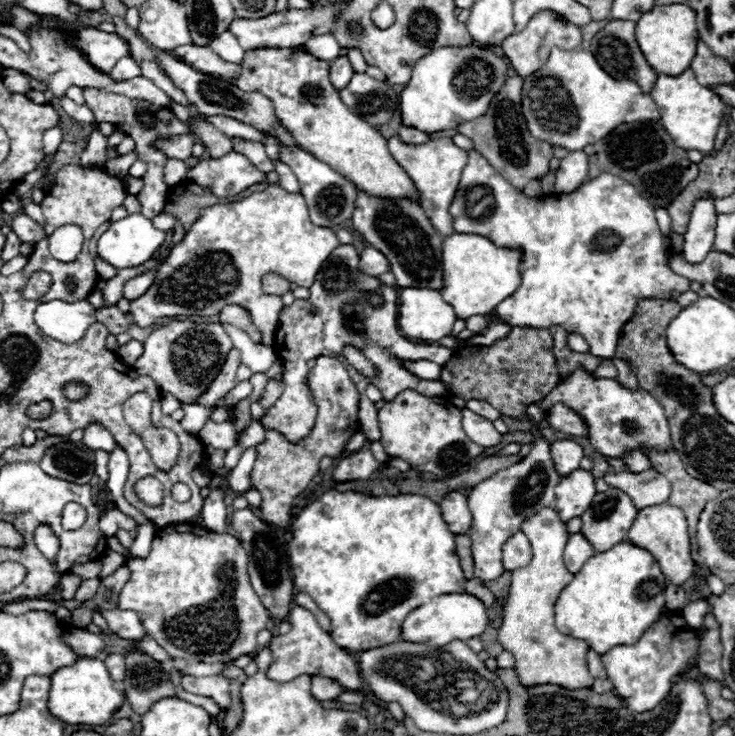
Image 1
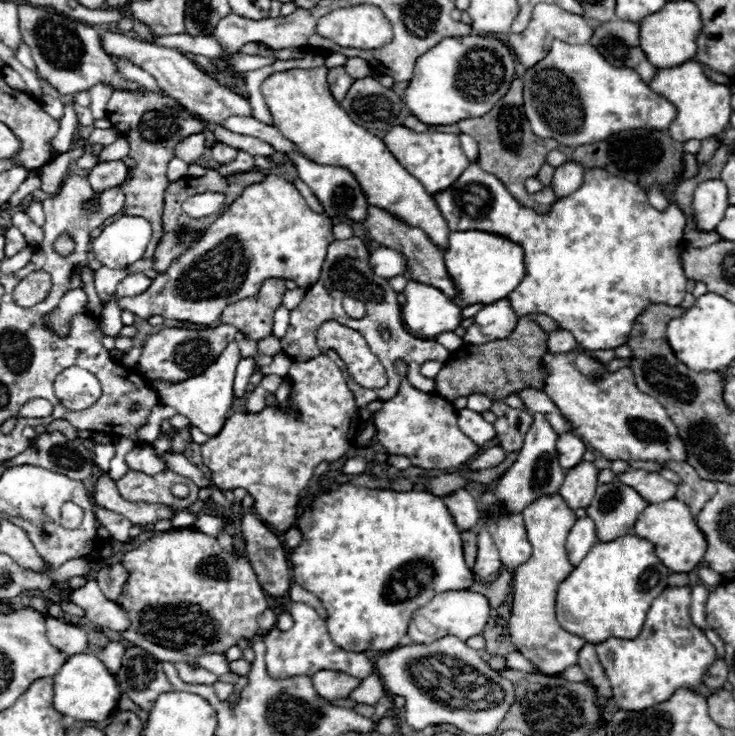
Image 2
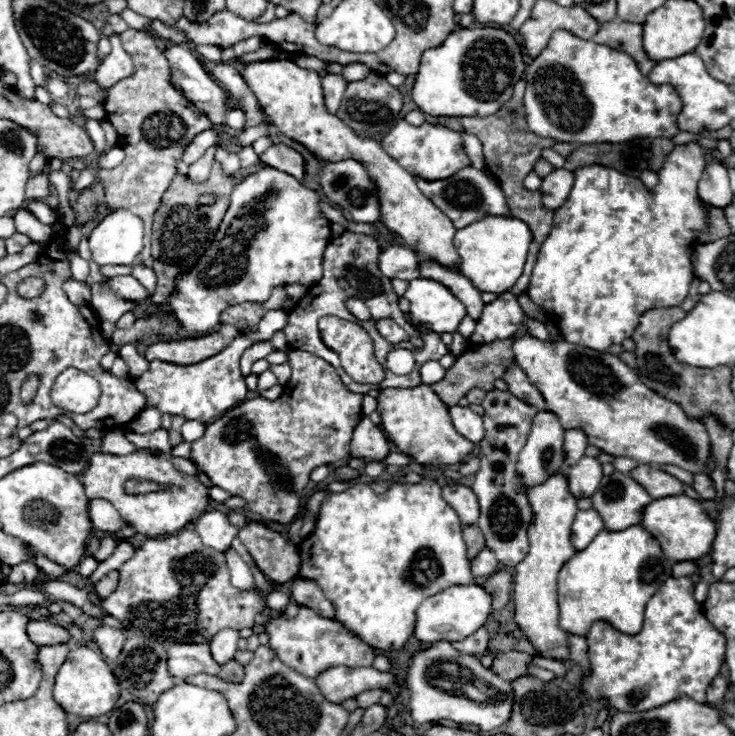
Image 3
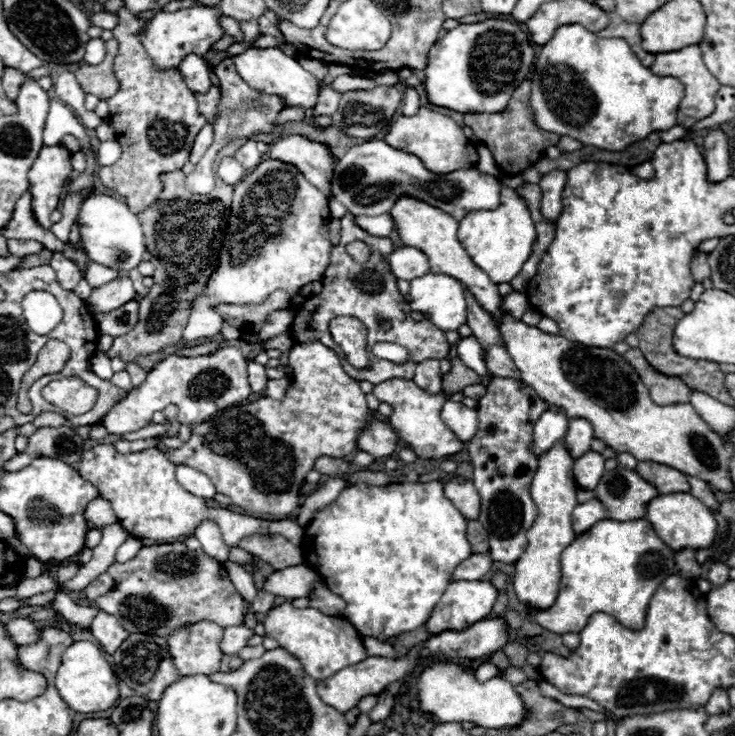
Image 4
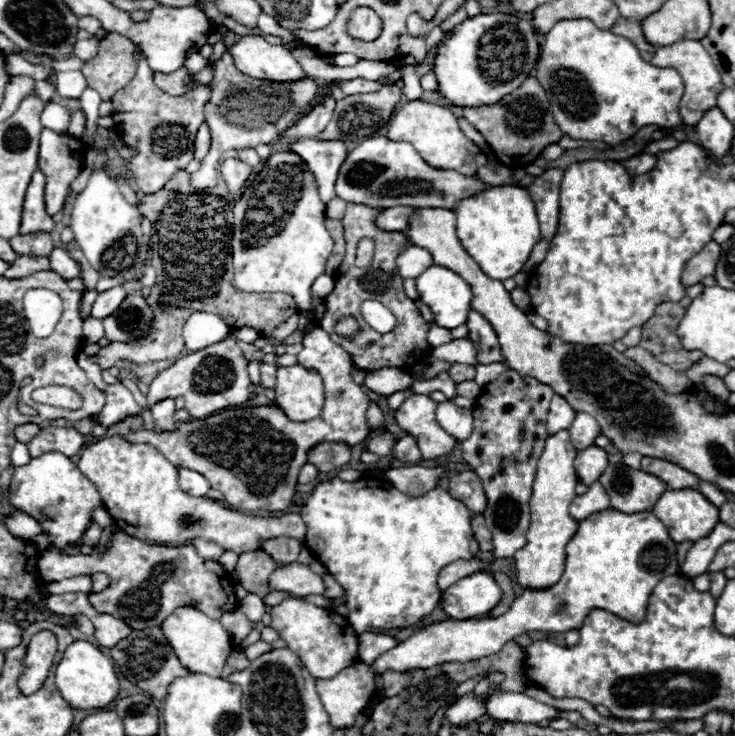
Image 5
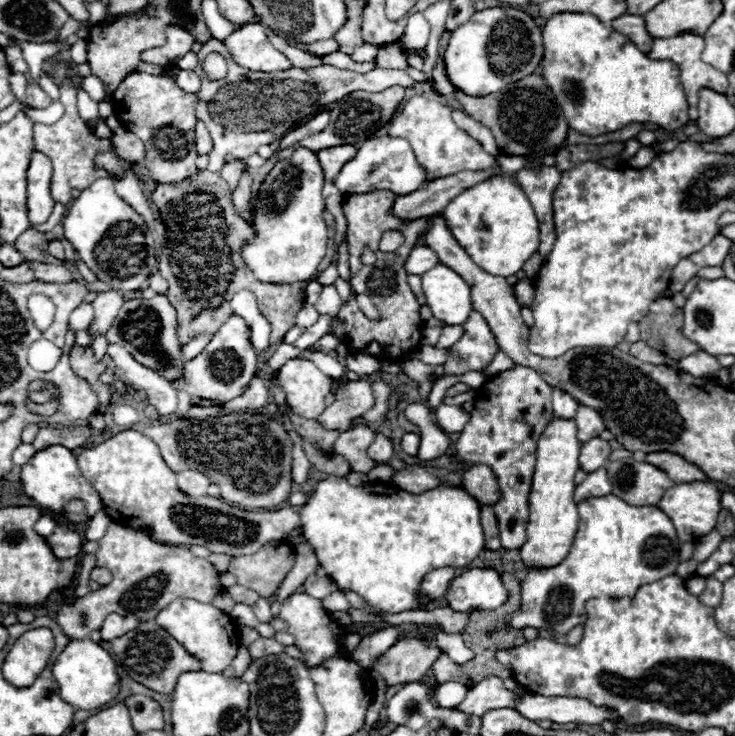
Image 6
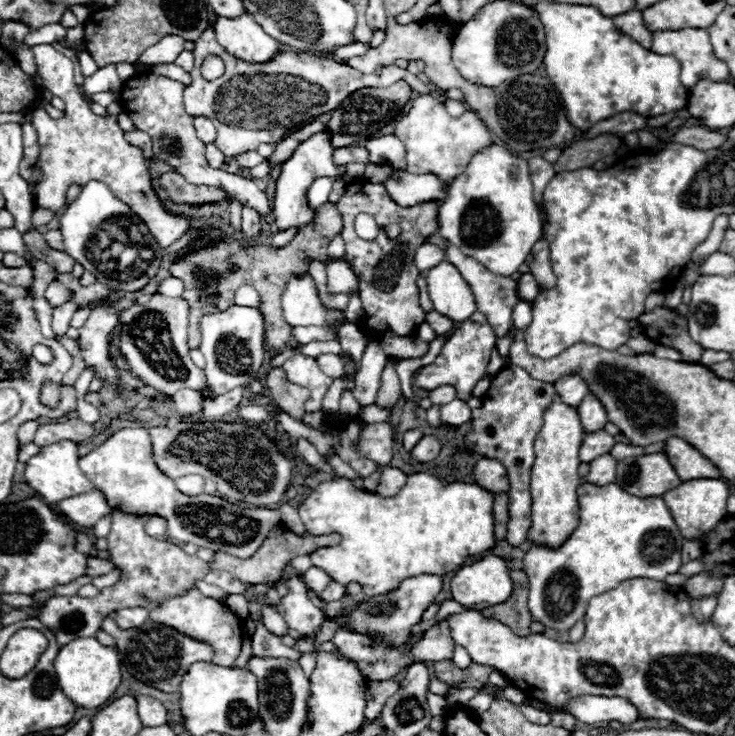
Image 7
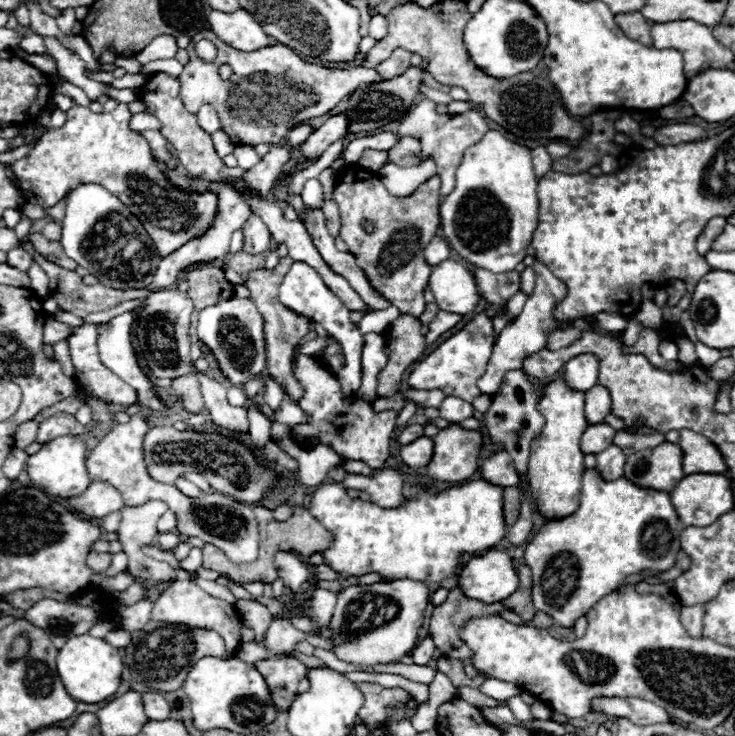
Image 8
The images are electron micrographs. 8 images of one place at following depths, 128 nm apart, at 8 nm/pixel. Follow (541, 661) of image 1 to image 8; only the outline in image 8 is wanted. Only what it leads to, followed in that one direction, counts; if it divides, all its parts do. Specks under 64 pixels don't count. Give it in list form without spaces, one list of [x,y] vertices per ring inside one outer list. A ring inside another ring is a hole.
[[[558,376],[546,384],[546,394],[540,400],[538,412],[546,418],[546,422],[542,432],[530,446],[530,492],[544,520],[562,520],[574,514],[580,504],[580,482],[584,474],[584,454],[580,450],[580,438],[588,426],[584,416],[584,394],[574,394]]]

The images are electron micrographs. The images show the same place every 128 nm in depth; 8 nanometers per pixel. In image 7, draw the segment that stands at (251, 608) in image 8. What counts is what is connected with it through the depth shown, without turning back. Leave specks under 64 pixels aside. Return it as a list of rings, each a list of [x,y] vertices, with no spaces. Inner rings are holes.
[[[260,622],[254,636],[252,636],[252,654],[260,656],[260,658],[290,658],[290,660],[298,660],[302,656],[302,652],[284,646],[280,642],[280,638],[276,638],[274,634],[270,634],[264,624]]]

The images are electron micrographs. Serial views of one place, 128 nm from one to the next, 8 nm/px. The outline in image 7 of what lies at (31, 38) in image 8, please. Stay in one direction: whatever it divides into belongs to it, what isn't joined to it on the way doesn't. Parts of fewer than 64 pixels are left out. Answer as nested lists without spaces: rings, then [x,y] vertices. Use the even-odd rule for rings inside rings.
[[[50,44],[32,46],[32,52],[44,88],[48,88],[54,96],[60,96],[66,104],[64,116],[58,120],[52,120],[46,112],[40,110],[36,110],[32,118],[38,142],[42,146],[42,162],[38,162],[38,166],[44,172],[44,178],[36,190],[38,206],[58,212],[66,206],[68,186],[84,186],[90,180],[102,180],[122,202],[126,202],[134,210],[134,214],[138,214],[146,222],[148,230],[154,234],[154,238],[158,238],[158,244],[162,248],[174,244],[188,230],[188,222],[184,218],[170,216],[158,202],[156,192],[150,184],[150,174],[142,150],[130,146],[124,140],[124,132],[118,128],[114,116],[110,118],[92,114],[92,110],[78,92],[78,86],[74,82],[74,62],[68,56],[60,54]]]

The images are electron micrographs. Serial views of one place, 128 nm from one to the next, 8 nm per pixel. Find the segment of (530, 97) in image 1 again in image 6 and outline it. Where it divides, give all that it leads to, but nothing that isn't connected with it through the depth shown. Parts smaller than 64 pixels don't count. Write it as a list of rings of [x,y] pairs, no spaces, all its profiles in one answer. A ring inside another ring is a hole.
[[[556,14],[544,24],[542,34],[542,76],[572,130],[600,136],[632,122],[654,122],[674,132],[690,122],[680,70],[674,62],[650,60],[630,38],[602,24],[592,14]]]

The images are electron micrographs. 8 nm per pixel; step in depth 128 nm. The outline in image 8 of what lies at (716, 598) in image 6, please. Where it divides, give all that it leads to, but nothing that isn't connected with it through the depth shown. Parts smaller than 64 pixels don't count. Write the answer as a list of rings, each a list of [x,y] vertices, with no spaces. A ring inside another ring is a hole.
[[[696,604],[696,606],[684,606],[682,608],[682,624],[686,626],[686,630],[698,638],[702,636],[702,626],[704,626],[704,606],[702,604]]]

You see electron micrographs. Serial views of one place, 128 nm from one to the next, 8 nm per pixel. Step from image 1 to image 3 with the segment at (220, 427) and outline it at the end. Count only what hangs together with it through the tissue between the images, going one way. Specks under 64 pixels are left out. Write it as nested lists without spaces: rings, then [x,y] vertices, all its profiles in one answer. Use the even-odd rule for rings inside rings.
[[[272,310],[270,314],[266,314],[266,318],[262,318],[258,334],[252,334],[250,338],[246,338],[244,334],[240,334],[238,338],[232,340],[230,346],[226,346],[214,358],[206,358],[206,362],[198,362],[194,366],[174,366],[174,364],[168,364],[168,362],[150,362],[150,368],[136,380],[138,390],[142,390],[142,394],[146,394],[146,406],[156,406],[164,414],[178,414],[178,416],[184,416],[186,420],[196,420],[196,422],[202,422],[202,424],[214,422],[226,410],[242,404],[242,398],[246,398],[248,388],[246,388],[244,376],[240,374],[240,356],[242,356],[242,352],[248,346],[252,346],[254,342],[260,342],[262,332],[266,334],[266,338],[262,338],[262,340],[270,340],[276,330],[282,330],[286,326],[286,318],[288,318],[286,310]]]

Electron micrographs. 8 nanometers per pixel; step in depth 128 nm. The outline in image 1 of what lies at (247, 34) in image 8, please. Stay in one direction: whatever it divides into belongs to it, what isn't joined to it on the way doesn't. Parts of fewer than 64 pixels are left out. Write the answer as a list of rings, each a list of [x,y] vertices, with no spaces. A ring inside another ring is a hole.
[[[298,46],[248,50],[240,66],[242,72],[232,82],[240,90],[260,90],[266,94],[274,102],[282,126],[290,130],[294,140],[306,152],[314,154],[314,158],[326,162],[328,166],[334,166],[334,170],[352,180],[360,190],[366,190],[366,194],[418,200],[412,180],[390,156],[386,138],[378,132],[378,128],[352,114],[340,100],[340,92],[330,82],[328,62],[314,58],[304,46]]]

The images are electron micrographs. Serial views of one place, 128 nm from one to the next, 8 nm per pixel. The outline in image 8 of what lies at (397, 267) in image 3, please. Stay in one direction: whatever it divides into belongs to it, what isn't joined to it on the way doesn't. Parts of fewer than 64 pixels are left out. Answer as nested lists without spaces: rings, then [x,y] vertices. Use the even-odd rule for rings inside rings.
[[[434,236],[434,240],[424,248],[424,258],[430,266],[436,266],[436,264],[448,260],[448,256],[450,256],[450,246],[444,238]]]

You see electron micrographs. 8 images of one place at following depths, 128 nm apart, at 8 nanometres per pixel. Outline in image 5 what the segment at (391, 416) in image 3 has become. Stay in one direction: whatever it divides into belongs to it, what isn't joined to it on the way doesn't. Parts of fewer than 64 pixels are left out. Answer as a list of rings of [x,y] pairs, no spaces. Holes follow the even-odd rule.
[[[398,368],[366,372],[366,388],[370,388],[378,396],[392,396],[394,392],[410,388],[412,382],[414,378]],[[410,394],[394,414],[396,424],[416,440],[422,460],[444,456],[458,444],[458,440],[438,424],[436,406],[438,402],[434,402],[430,396]]]

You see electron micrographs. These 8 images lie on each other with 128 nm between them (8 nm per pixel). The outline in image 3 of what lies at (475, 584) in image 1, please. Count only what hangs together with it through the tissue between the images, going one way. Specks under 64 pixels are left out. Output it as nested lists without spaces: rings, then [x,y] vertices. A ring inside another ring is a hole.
[[[504,570],[496,572],[494,576],[490,576],[490,578],[482,584],[482,588],[492,594],[494,610],[504,608],[504,606],[508,604],[508,600],[510,600],[510,586],[512,586],[512,576],[510,576],[508,572],[504,572]]]

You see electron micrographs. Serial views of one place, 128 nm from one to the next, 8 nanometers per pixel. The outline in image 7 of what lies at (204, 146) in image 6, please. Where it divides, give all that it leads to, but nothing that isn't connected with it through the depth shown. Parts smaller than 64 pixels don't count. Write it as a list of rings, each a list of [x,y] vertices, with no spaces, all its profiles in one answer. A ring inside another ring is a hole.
[[[194,118],[194,128],[196,128],[196,134],[198,138],[202,138],[204,144],[210,144],[214,142],[216,138],[216,130],[214,130],[214,124],[208,120],[208,118]]]

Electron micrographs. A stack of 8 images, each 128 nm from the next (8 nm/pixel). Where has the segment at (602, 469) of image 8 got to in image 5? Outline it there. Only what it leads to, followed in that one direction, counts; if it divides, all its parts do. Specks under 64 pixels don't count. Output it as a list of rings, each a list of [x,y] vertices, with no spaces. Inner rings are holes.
[[[594,482],[586,494],[582,496],[576,496],[572,506],[570,506],[570,514],[574,520],[582,522],[586,520],[590,514],[596,514],[596,512],[602,512],[610,508],[610,500],[608,500],[608,494],[604,490],[604,486],[600,482]]]

